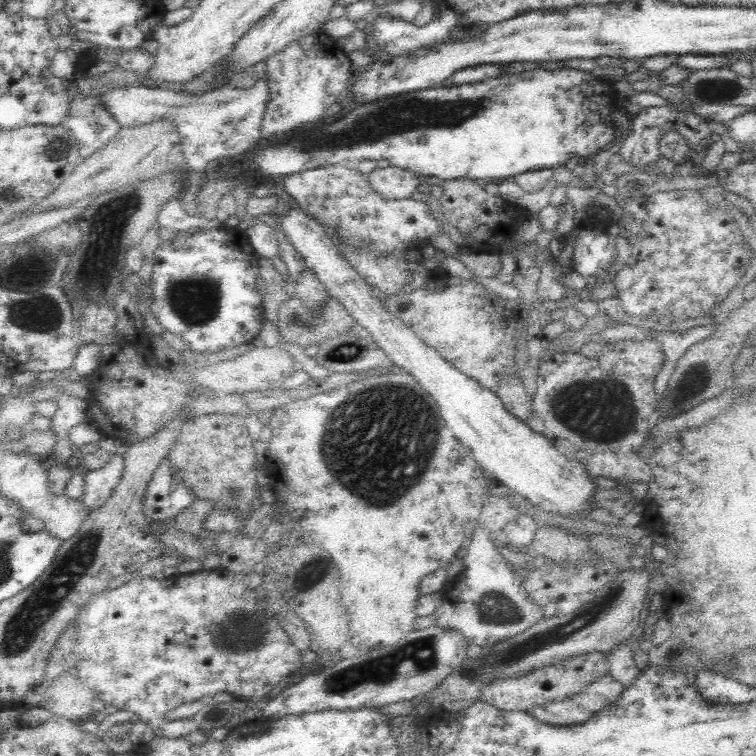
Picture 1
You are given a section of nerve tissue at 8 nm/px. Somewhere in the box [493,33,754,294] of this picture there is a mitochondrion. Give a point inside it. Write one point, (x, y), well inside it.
(723, 89)

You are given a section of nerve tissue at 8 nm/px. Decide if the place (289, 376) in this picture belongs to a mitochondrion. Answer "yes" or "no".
no

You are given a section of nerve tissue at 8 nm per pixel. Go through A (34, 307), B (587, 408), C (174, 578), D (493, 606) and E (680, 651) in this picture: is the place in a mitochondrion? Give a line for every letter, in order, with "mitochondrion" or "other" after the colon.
A: mitochondrion
B: mitochondrion
C: other
D: mitochondrion
E: mitochondrion

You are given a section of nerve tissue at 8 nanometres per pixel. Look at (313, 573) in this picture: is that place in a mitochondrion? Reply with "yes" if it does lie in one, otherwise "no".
yes

